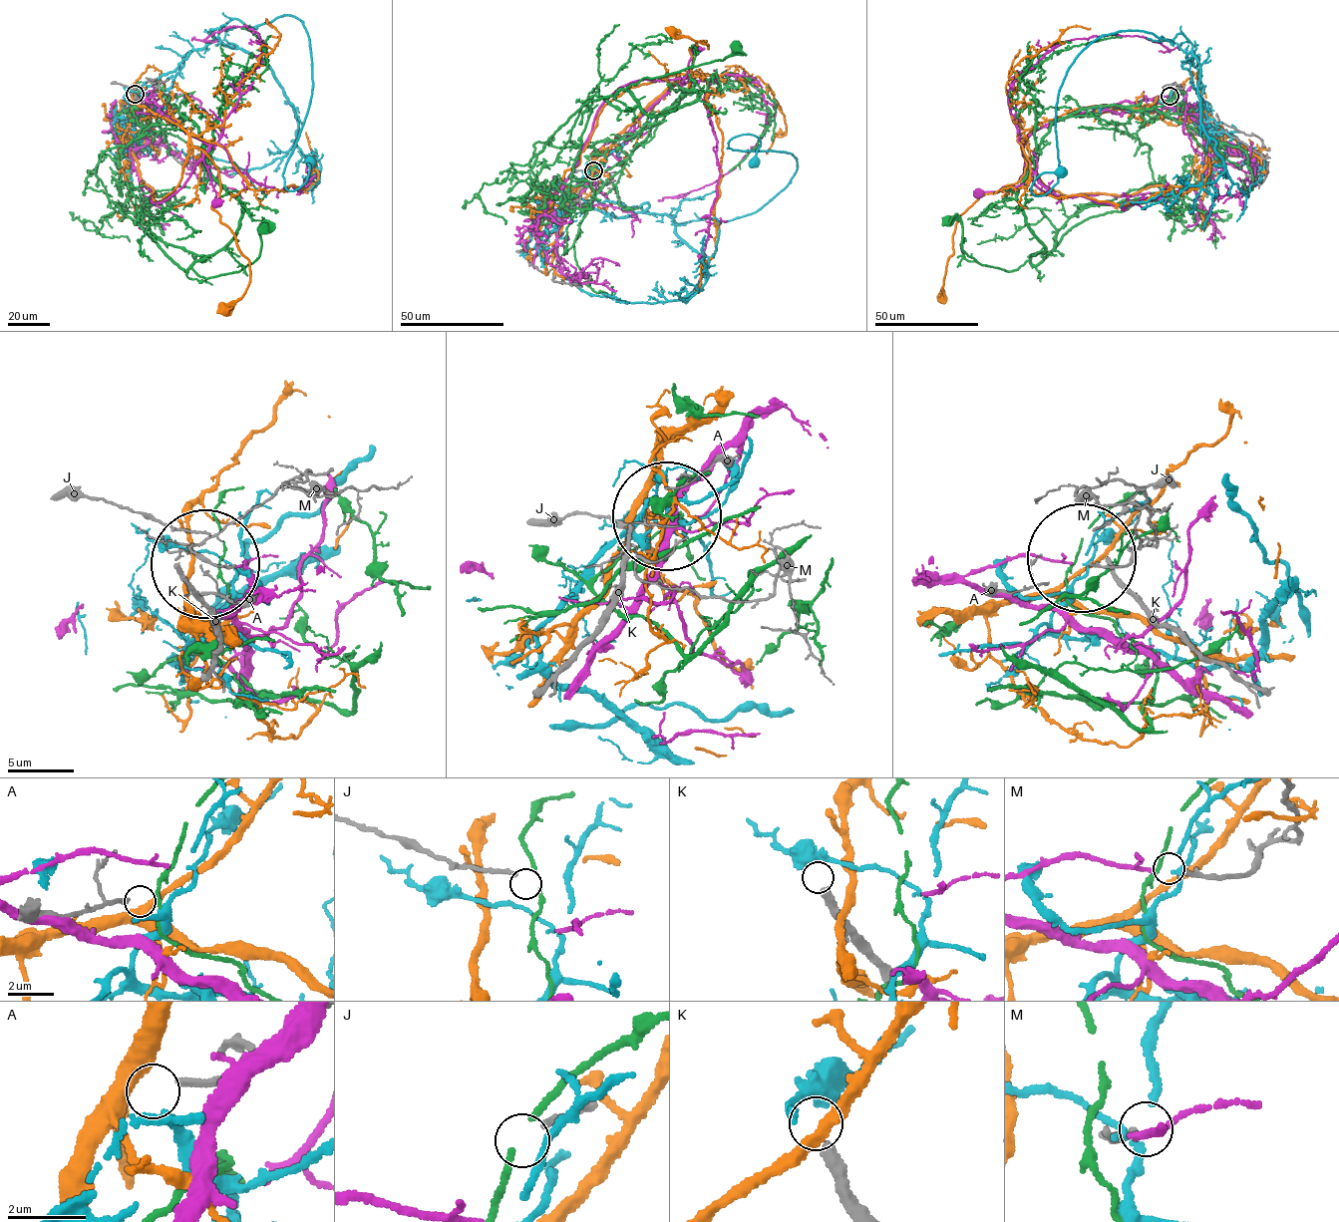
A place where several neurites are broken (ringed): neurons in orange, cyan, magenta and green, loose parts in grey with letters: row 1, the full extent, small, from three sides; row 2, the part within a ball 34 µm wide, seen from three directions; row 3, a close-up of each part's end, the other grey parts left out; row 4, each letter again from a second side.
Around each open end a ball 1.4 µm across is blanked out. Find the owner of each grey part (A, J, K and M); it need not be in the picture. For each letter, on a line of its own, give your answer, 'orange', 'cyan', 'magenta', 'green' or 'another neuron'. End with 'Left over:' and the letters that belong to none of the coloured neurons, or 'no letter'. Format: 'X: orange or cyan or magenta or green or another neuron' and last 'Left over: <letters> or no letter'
A: orange
J: another neuron
K: another neuron
M: magenta
Left over: J, K

